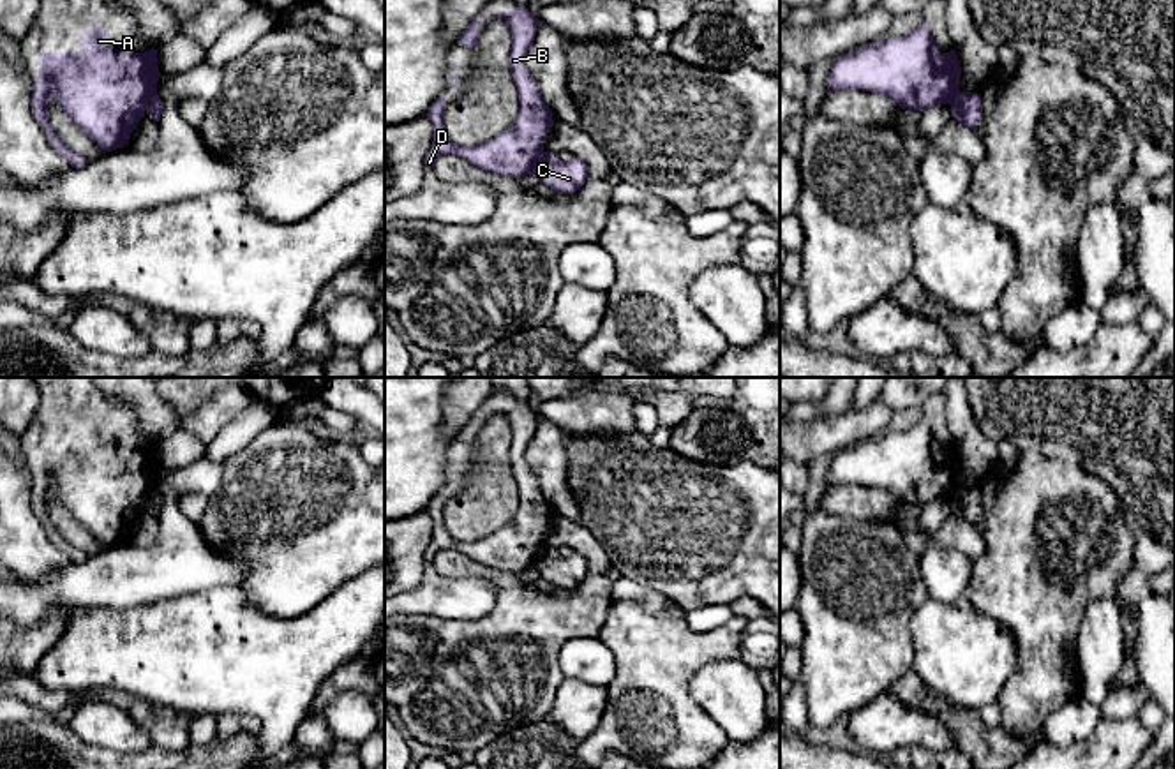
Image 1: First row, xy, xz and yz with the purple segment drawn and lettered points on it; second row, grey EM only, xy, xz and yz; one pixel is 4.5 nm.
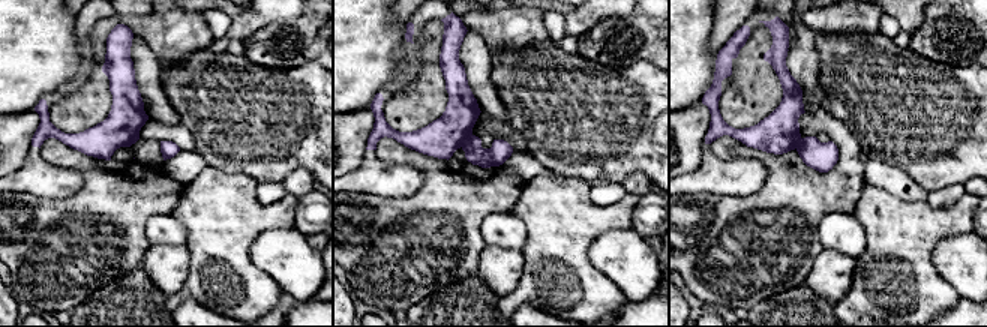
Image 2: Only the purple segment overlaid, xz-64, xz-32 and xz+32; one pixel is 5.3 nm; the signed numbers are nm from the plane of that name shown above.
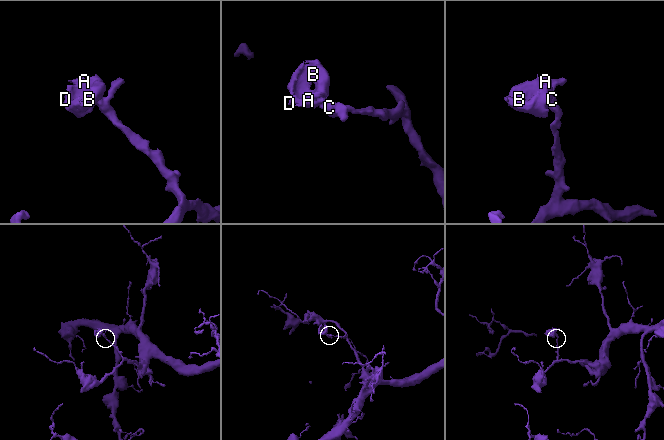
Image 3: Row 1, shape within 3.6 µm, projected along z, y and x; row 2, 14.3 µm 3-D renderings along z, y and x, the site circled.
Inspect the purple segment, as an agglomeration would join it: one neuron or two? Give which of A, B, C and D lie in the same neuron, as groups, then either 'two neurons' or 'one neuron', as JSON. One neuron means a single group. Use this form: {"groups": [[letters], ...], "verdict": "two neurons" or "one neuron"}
{"groups": [["A", "B", "D"], ["C"]], "verdict": "two neurons"}

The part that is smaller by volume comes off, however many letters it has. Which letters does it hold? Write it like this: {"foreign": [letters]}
{"foreign": ["A", "B", "D"]}

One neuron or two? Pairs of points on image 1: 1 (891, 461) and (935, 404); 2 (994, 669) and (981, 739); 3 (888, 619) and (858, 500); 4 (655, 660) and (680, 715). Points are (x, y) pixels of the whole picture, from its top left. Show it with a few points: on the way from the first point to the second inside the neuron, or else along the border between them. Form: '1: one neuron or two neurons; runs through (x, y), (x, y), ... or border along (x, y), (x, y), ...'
1: one neuron; runs through (905, 448), (934, 418)
2: two neurons; border along (939, 695), (978, 711)
3: two neurons; border along (823, 508), (831, 514), (890, 521)
4: one neuron; runs through (655, 674), (655, 685), (671, 701)

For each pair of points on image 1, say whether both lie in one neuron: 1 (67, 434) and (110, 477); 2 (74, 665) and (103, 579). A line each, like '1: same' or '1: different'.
1: same
2: different

